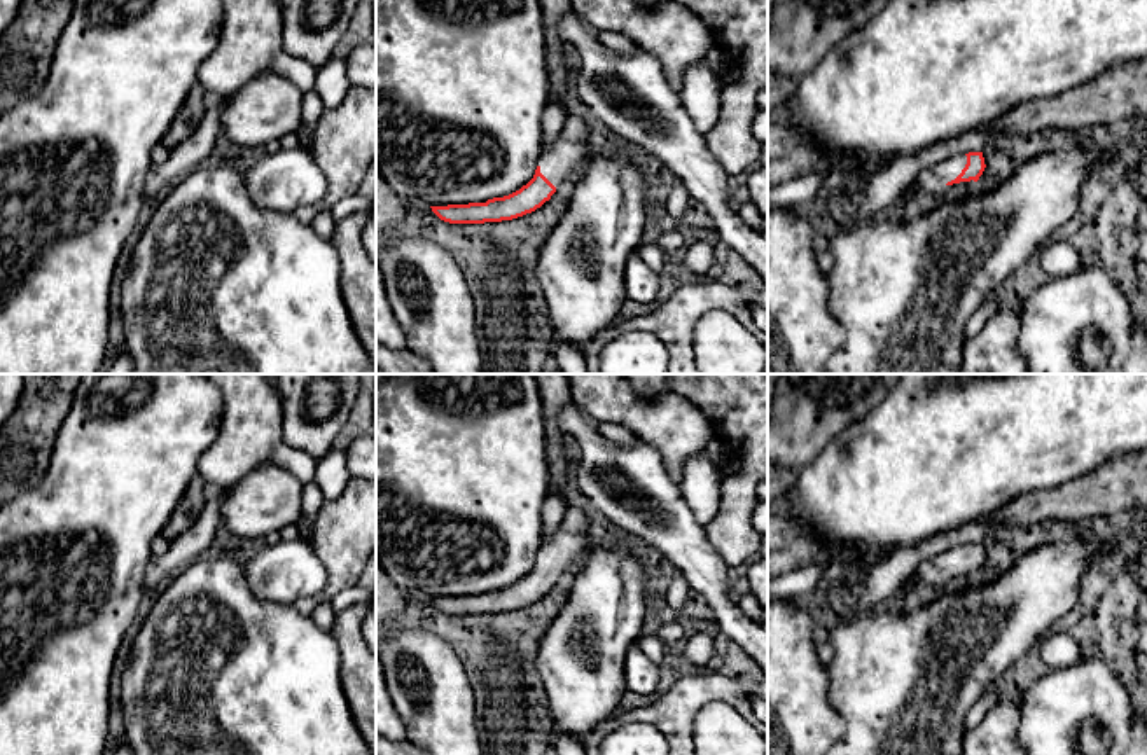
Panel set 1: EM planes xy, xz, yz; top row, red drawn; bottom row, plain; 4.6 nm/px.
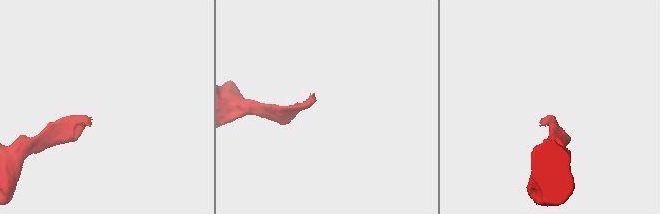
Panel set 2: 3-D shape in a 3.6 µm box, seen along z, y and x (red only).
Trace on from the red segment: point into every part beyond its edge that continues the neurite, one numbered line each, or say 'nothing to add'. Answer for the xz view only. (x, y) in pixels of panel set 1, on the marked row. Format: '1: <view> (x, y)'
1: xz (567, 158)

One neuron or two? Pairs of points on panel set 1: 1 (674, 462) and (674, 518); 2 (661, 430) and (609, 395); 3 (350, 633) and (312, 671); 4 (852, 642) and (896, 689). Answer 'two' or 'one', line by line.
1: two
2: one
3: two
4: one

